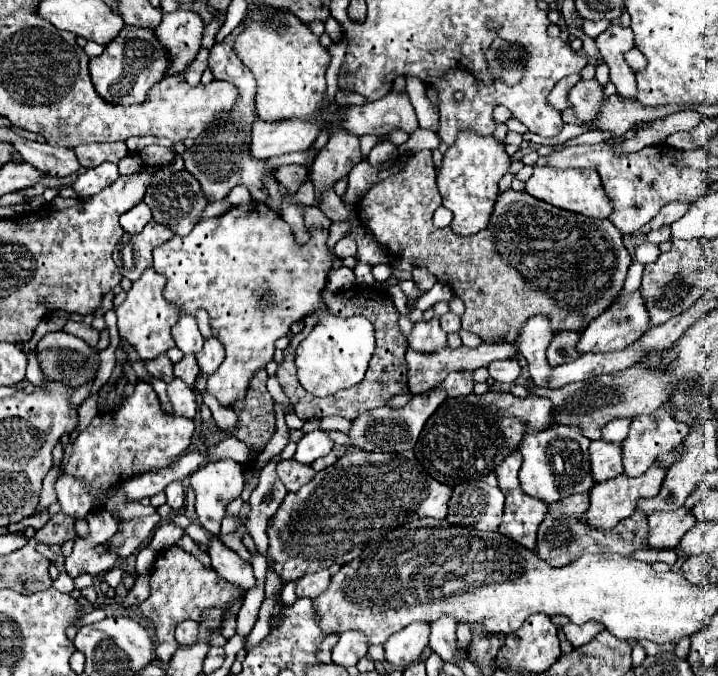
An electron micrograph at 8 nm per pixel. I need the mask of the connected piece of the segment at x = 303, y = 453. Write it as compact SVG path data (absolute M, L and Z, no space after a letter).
M312 431L312 433L308 433L308 435L304 435L304 437L300 439L294 459L296 459L298 463L310 465L310 463L316 461L318 457L328 455L328 453L332 451L332 447L334 447L334 443L332 443L332 439L328 437L328 433L324 433L324 431Z

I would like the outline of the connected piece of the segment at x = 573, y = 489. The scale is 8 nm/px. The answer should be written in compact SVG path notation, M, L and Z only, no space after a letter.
M552 425L544 431L528 431L520 443L522 453L522 469L520 469L520 485L522 489L544 503L558 501L572 493L590 491L594 485L590 477L590 457L588 457L590 439L578 431L576 425Z

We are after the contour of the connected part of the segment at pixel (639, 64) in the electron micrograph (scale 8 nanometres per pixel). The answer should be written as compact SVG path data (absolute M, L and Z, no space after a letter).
M634 47L634 49L630 49L630 51L626 53L626 63L628 63L634 71L638 71L638 69L644 69L644 65L646 65L646 57Z

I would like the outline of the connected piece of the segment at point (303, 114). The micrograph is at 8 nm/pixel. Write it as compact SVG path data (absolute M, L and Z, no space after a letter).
M250 5L246 23L248 27L238 35L236 53L256 77L258 117L262 121L306 121L318 117L326 97L324 73L330 65L328 49L302 21L280 9L254 9Z

